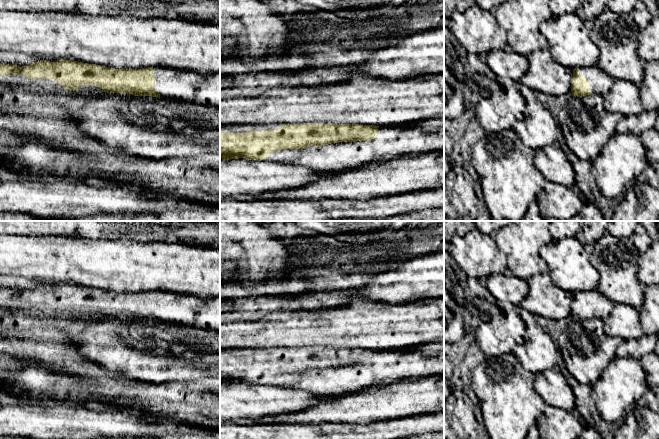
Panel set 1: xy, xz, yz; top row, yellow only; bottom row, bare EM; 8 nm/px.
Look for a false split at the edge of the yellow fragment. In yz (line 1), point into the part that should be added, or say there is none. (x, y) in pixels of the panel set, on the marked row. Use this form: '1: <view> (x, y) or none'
1: yz (600, 83)

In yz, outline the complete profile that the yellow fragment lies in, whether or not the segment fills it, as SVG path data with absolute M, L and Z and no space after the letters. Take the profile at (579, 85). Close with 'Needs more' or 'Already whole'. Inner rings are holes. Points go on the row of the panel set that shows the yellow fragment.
M598 65L579 67L573 70L571 92L574 96L604 96L613 85L614 79L606 74Z. Needs more

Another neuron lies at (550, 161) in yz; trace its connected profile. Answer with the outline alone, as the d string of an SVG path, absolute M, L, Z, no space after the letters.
M557 142L535 150L534 165L545 181L575 187L575 169Z

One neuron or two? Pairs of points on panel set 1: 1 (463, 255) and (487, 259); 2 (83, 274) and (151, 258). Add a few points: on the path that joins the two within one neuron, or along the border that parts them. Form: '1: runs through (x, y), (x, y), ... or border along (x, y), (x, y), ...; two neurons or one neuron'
1: runs through (469, 255), (477, 255), (481, 258); one neuron
2: runs through (100, 266), (134, 266); one neuron

